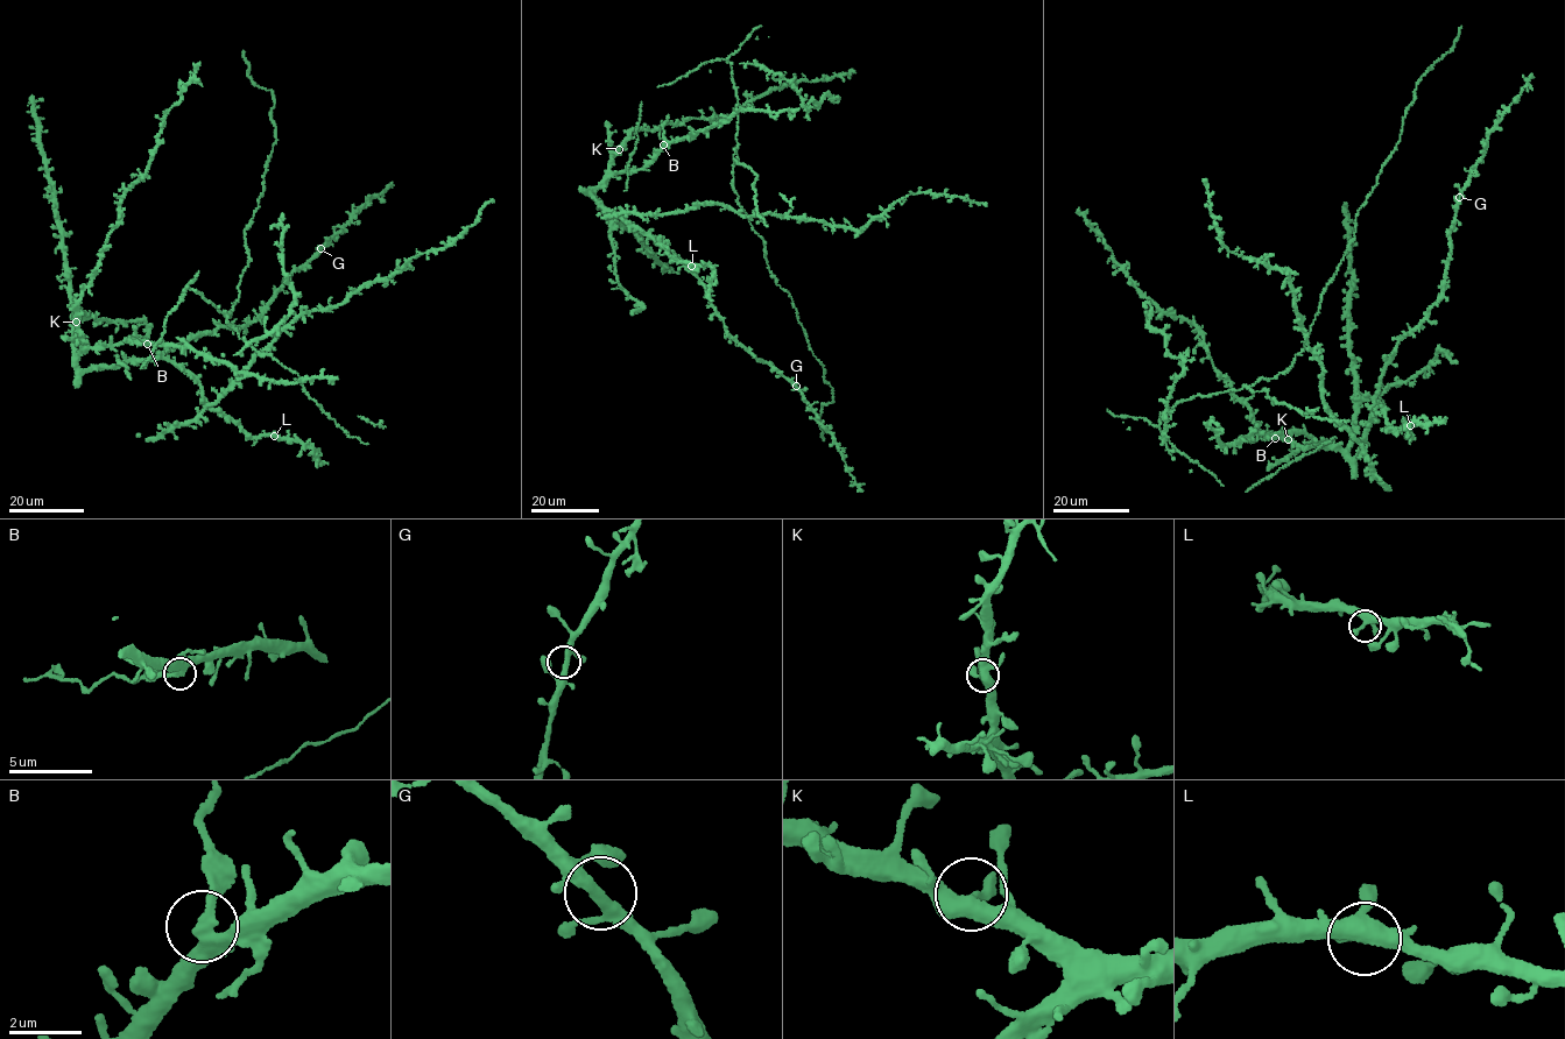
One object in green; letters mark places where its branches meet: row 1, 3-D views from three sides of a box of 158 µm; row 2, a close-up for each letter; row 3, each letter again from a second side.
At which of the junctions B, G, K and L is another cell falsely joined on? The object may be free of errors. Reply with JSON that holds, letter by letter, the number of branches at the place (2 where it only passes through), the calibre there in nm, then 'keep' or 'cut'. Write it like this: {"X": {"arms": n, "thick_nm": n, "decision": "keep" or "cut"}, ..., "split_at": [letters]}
{"B": {"arms": 3, "thick_nm": 320, "decision": "cut"}, "G": {"arms": 3, "thick_nm": 300, "decision": "keep"}, "K": {"arms": 3, "thick_nm": 320, "decision": "keep"}, "L": {"arms": 3, "thick_nm": 380, "decision": "keep"}, "split_at": ["B"]}

